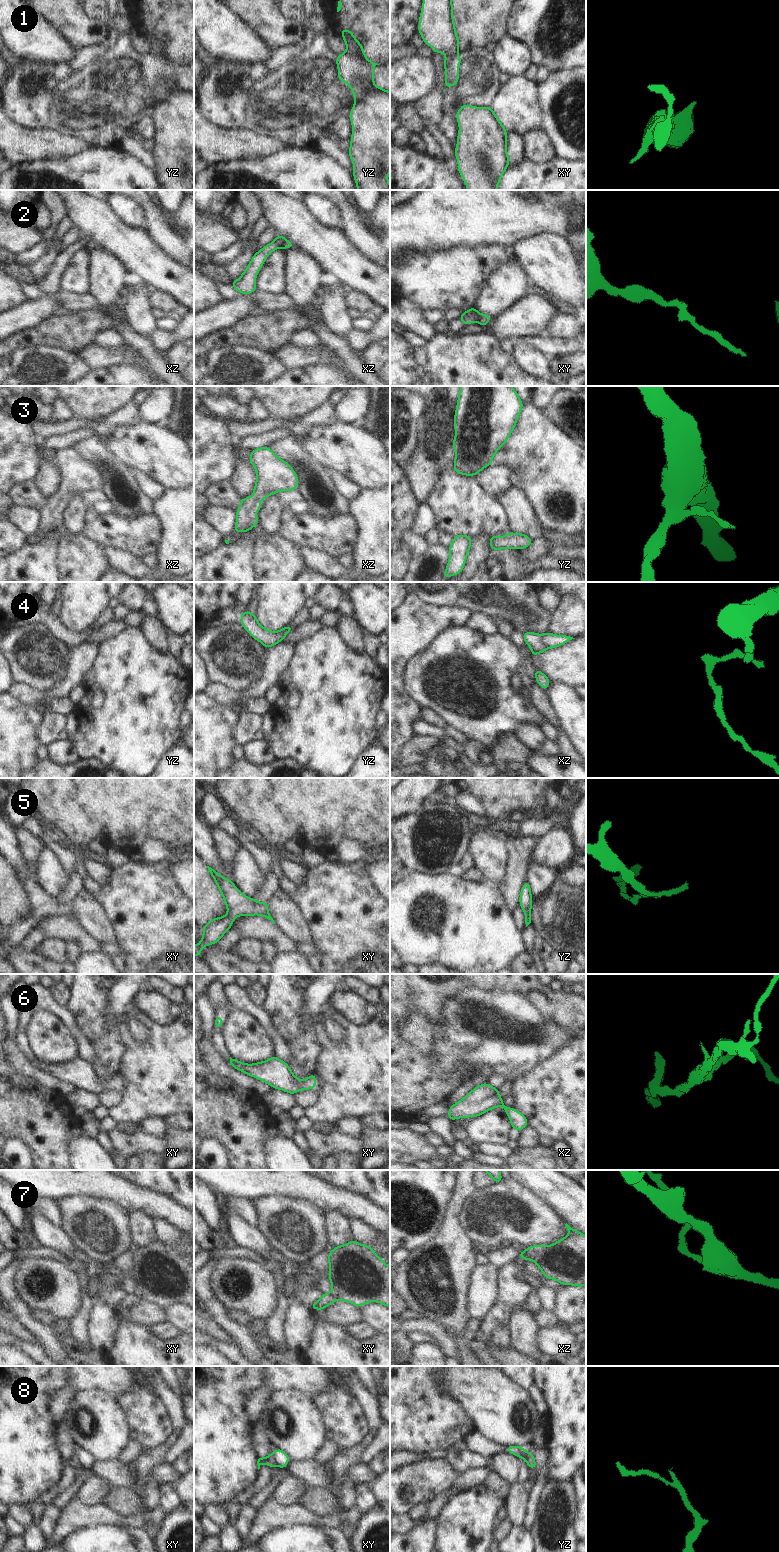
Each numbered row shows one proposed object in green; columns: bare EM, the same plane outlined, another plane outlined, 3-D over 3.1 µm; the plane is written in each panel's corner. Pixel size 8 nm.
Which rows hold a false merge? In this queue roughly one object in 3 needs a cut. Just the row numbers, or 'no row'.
1, 7, 8

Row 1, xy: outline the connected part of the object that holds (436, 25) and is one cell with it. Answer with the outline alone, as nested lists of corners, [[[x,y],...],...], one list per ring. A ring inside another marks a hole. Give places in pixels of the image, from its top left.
[[[423,0],[418,32],[421,34],[423,42],[432,47],[433,53],[440,52],[446,55],[444,60],[445,89],[450,87],[452,84],[446,74],[449,71],[449,61],[460,51],[453,20],[452,1]]]

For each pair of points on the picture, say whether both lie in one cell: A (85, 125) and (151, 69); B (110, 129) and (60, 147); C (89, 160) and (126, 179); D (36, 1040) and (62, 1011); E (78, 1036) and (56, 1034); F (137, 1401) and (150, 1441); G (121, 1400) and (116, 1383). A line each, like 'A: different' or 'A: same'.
A: same
B: different
C: same
D: different
E: different
F: same
G: different

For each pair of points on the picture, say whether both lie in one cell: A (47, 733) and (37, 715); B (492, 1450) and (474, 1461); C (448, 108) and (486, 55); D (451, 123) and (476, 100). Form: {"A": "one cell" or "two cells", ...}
{"A": "two cells", "B": "two cells", "C": "one cell", "D": "two cells"}

